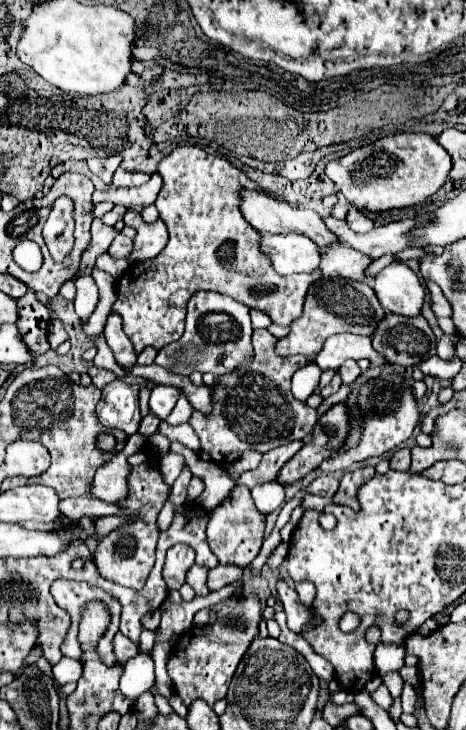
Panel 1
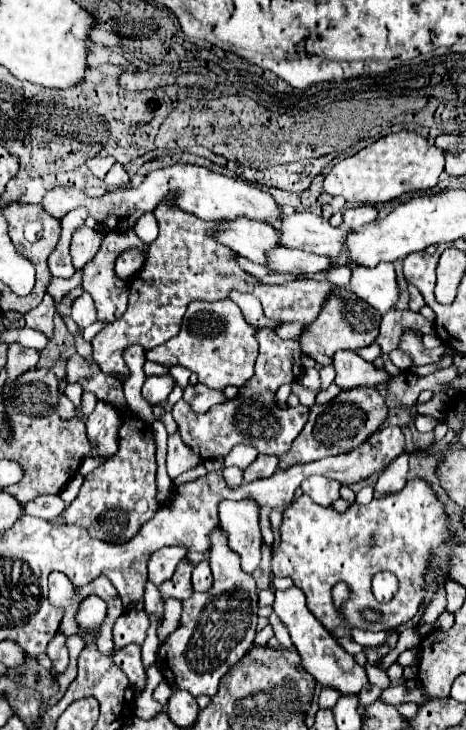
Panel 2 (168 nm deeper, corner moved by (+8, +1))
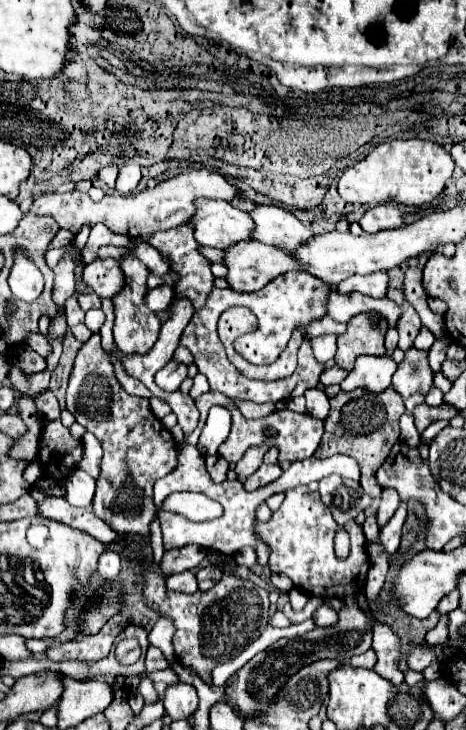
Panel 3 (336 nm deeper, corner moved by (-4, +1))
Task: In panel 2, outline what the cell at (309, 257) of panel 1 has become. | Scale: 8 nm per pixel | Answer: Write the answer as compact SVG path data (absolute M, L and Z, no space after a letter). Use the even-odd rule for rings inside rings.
M236 219L236 221L222 221L218 225L216 239L238 255L266 265L270 247L280 247L280 233L268 223L250 221L250 219Z

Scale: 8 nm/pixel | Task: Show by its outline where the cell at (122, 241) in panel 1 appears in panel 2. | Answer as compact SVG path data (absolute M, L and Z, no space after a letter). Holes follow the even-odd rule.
M132 229L128 231L110 231L106 235L106 239L102 241L102 247L98 251L98 255L88 261L84 265L84 279L82 279L82 289L88 291L96 303L96 311L98 311L98 321L108 325L108 323L114 323L116 319L120 319L126 311L126 303L128 303L128 289L126 289L126 281L116 277L114 273L114 261L116 257L126 251L126 249L132 249L132 247L146 247Z

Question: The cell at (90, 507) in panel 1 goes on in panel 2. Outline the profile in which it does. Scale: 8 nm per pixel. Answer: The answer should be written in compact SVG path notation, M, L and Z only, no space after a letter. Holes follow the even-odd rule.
M58 495L38 497L30 503L24 503L24 513L26 515L34 515L34 517L42 517L42 519L58 519L64 509L66 509L66 503Z

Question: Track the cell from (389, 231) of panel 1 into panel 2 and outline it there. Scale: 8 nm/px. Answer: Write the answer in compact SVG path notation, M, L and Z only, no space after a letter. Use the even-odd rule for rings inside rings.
M292 211L282 215L280 233L284 247L336 257L340 251L344 251L344 239L352 231L332 227L322 215L316 215L312 211Z

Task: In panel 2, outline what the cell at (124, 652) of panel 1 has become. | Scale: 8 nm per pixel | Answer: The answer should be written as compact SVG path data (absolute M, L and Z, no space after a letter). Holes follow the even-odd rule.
M130 643L130 645L114 651L112 661L128 675L128 679L136 691L144 691L146 671L144 671L144 665L140 661L140 645Z

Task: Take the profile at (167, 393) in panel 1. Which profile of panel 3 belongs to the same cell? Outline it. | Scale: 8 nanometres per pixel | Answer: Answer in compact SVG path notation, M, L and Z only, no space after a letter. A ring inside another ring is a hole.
M172 359L156 373L156 383L164 391L176 391L180 387L180 383L186 379L186 373L188 373L188 367L182 363L176 363Z

